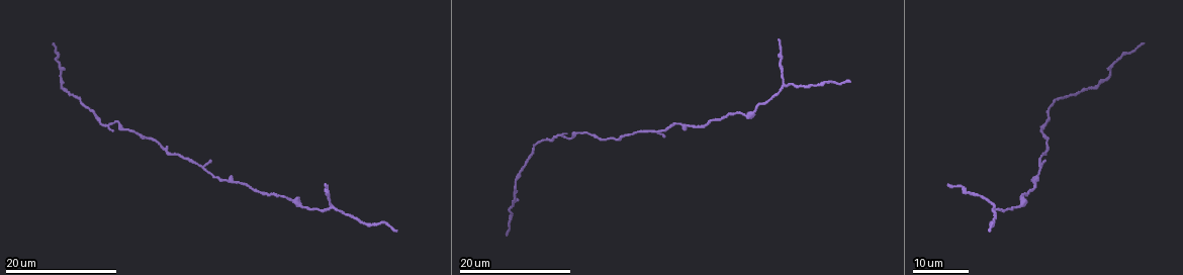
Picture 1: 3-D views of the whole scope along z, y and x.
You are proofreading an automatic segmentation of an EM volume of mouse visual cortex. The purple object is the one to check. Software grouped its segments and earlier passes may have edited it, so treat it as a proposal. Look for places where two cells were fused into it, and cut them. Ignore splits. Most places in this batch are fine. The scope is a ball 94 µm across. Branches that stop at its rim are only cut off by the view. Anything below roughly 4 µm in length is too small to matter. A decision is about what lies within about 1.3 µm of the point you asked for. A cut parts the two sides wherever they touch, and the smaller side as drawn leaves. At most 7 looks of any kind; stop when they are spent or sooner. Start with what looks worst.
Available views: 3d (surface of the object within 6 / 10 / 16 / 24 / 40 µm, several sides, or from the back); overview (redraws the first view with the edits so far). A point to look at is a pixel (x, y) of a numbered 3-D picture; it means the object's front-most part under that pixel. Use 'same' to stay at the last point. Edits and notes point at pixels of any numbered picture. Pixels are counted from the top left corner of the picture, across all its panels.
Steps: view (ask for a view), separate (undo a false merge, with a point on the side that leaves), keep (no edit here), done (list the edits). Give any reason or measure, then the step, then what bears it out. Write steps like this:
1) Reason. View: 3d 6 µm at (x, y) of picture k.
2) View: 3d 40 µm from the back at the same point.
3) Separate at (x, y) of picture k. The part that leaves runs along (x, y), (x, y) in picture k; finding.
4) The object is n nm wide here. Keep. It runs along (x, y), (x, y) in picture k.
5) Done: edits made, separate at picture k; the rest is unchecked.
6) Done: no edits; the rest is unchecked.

A fork. View: 3d 16 µm at (783, 85) of picture 1.

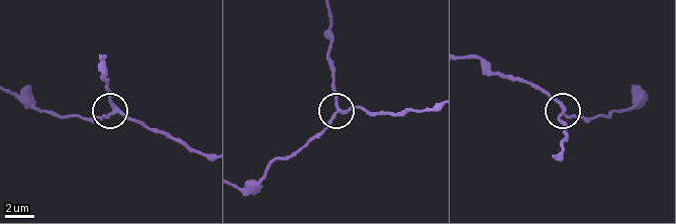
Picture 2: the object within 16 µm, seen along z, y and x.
View: 3d 6 µm at (342, 110) of picture 2.

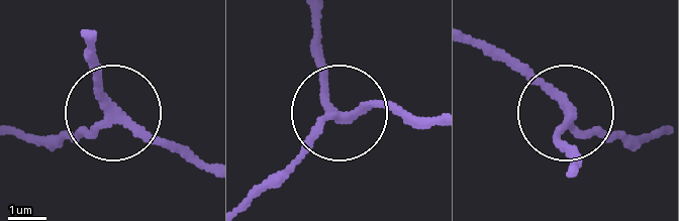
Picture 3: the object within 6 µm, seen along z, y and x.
The object is 210 nm wide here. Keep. It runs along (247, 202), (337, 112), (317, 41) in picture 3; continuous, no second cell.

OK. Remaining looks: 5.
Three-way junction. View: 3d 16 µm at (108, 126) of picture 1.

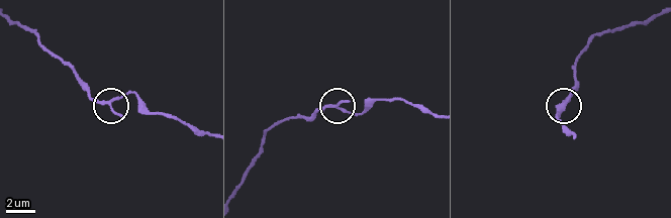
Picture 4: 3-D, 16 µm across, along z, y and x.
Zoom in. View: 3d 6 µm at (334, 105) of picture 4.

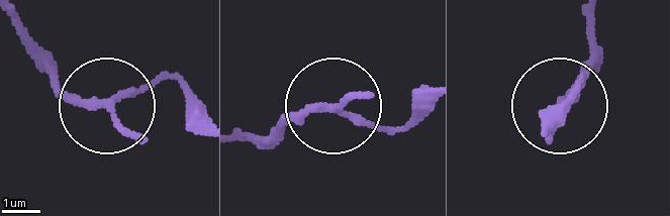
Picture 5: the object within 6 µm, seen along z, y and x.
The object is 170 nm wide here. Keep. It runs along (550, 117), (594, 54) in picture 5; continuous, no second cell.

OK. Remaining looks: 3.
Sudden change in width. View: 3d 16 µm at (754, 113) of picture 1.

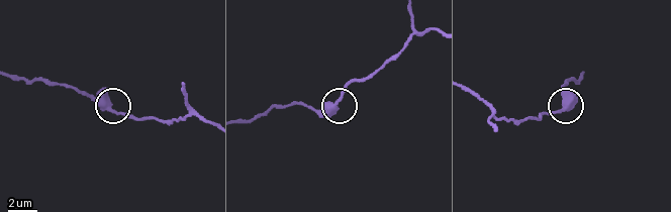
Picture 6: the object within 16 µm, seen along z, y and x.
Zoom in. View: 3d 6 µm at (337, 102) of picture 6.

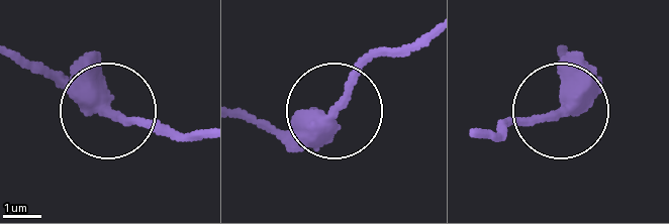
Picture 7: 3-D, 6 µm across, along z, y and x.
The object is 320 nm wide here. Keep. One cell here.

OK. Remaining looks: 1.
Done: no edits; the rest is unchecked.

